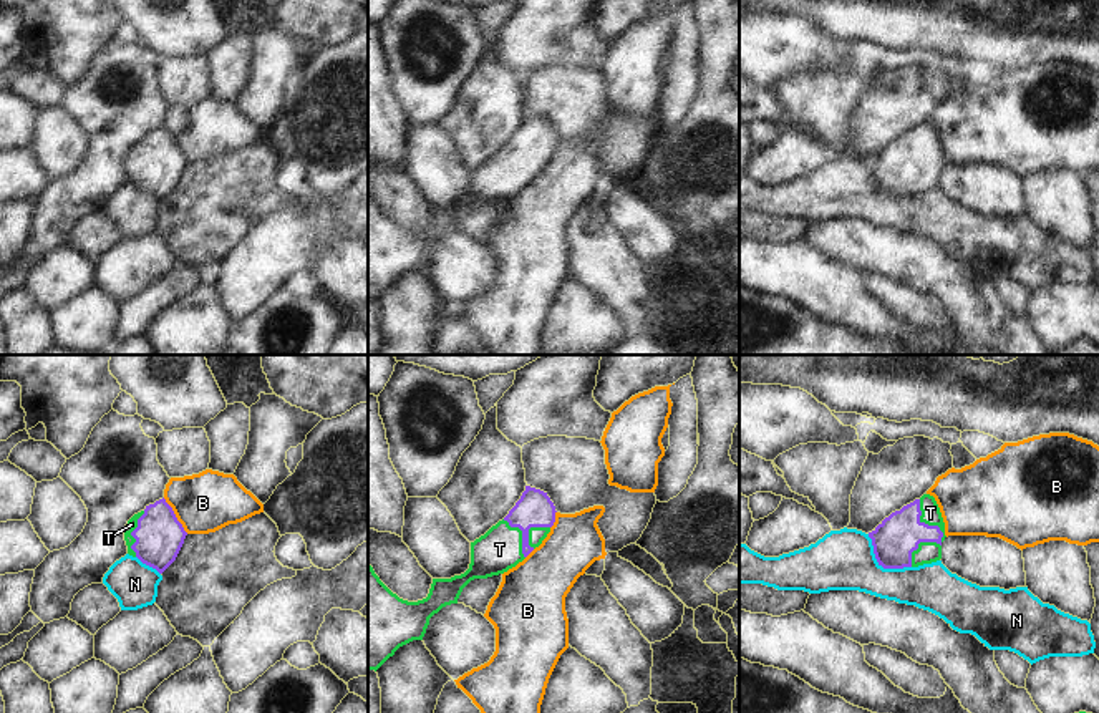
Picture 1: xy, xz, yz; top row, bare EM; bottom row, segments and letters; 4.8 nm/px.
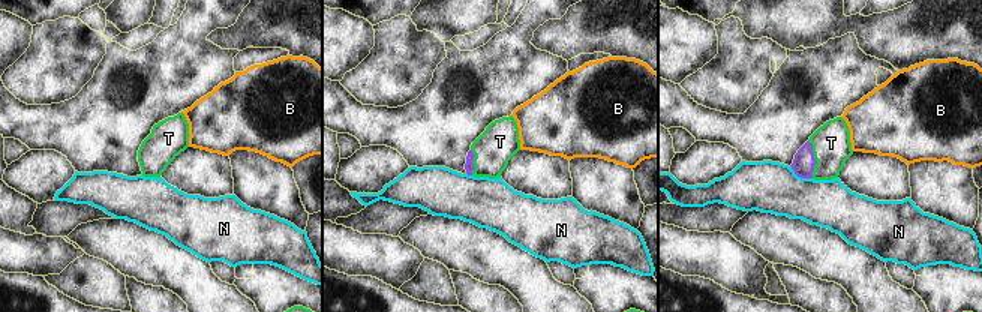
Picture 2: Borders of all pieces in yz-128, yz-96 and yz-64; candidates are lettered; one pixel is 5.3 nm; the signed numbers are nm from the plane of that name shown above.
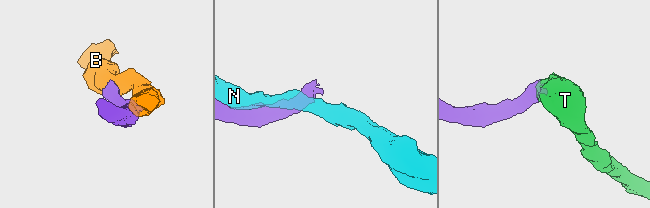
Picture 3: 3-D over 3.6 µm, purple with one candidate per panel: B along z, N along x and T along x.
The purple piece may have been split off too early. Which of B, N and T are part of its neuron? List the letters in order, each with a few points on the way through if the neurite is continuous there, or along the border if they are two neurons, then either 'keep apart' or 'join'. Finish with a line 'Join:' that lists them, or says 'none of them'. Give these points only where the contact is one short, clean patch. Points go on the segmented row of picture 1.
B: keep apart
N: keep apart
T: across yz (899, 534), (942, 536), (930, 519), (930, 513) | join
Join: T

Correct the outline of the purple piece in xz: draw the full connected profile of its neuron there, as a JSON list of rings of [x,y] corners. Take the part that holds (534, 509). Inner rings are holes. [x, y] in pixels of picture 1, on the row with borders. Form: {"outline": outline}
{"outline": [[[525,486],[509,514],[471,542],[469,569],[451,579],[433,579],[428,597],[418,602],[393,594],[368,560],[368,670],[376,672],[399,647],[423,640],[429,618],[458,604],[471,580],[504,574],[522,562],[547,537],[555,512],[547,492]]]}

